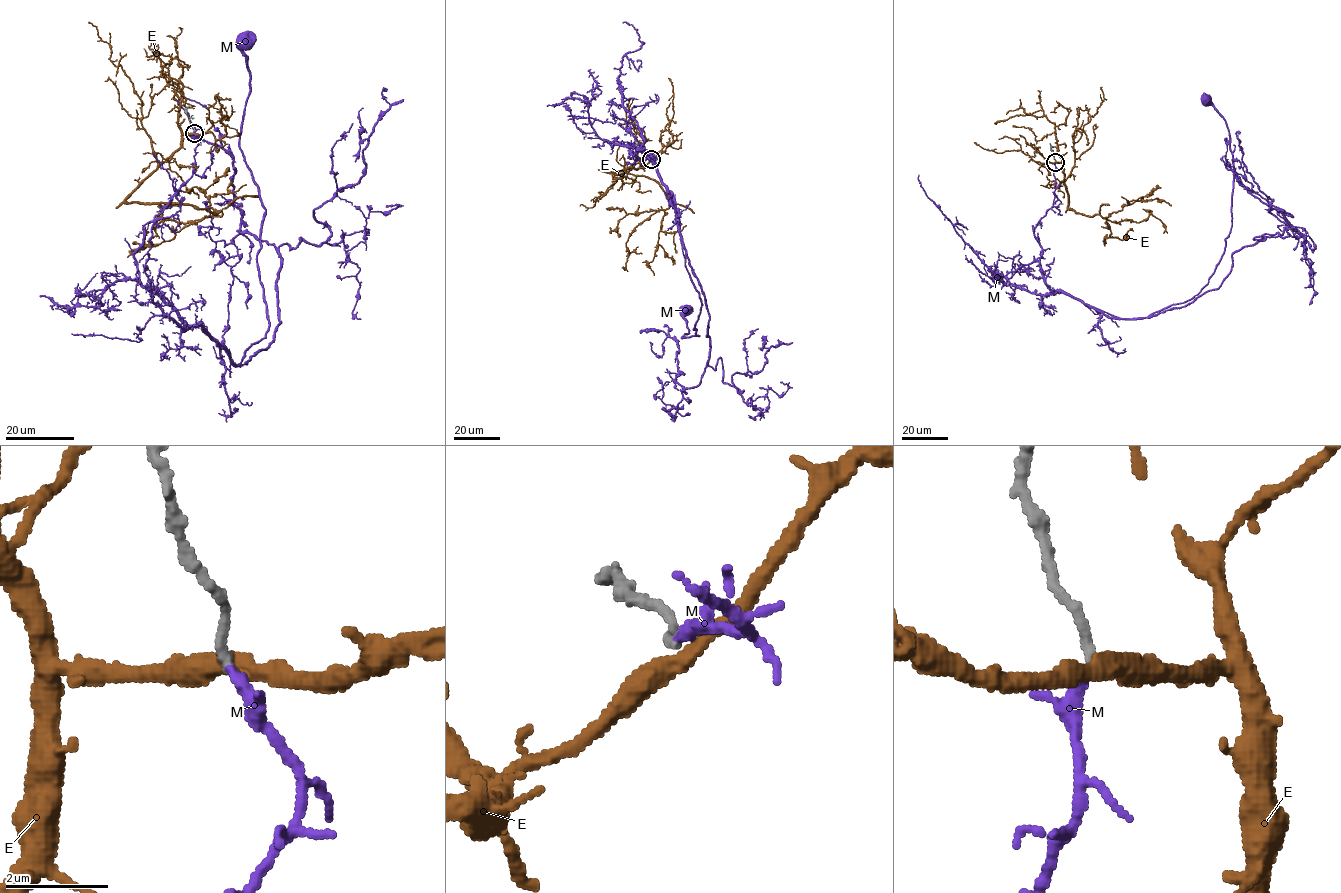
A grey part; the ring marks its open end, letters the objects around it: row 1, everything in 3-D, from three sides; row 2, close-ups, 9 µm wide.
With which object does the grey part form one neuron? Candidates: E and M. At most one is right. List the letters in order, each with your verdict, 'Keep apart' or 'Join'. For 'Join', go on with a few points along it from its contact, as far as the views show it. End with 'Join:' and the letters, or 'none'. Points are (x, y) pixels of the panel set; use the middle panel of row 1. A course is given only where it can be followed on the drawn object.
E: Keep apart
M: Join. Its course: (650, 159), (617, 137), (611, 144), (639, 148), (671, 193), (701, 301), (699, 335), (682, 338), (685, 309)
Join: M

